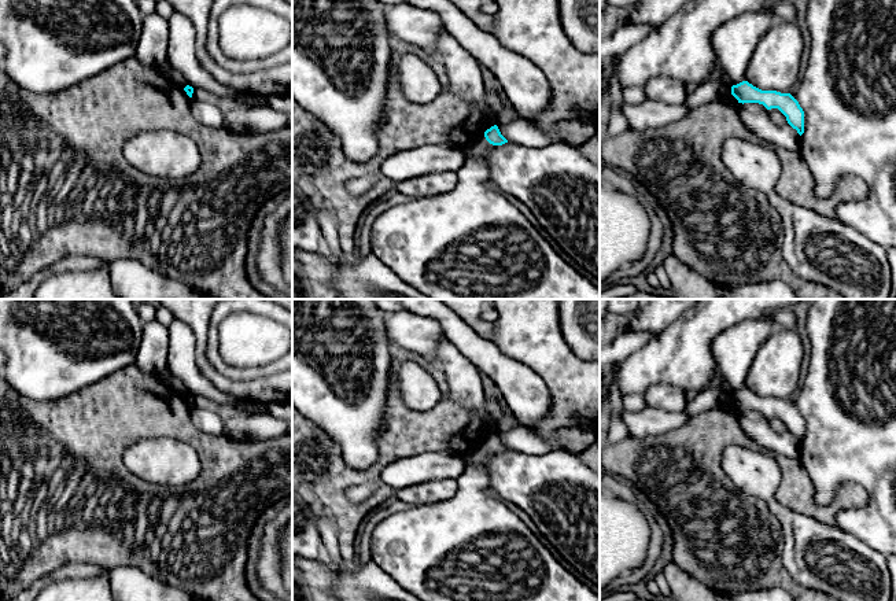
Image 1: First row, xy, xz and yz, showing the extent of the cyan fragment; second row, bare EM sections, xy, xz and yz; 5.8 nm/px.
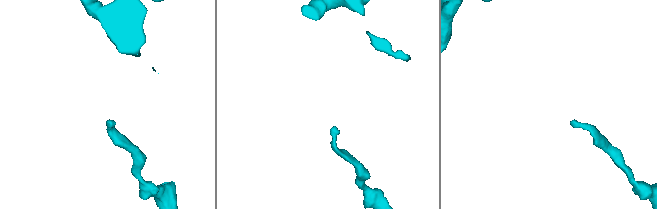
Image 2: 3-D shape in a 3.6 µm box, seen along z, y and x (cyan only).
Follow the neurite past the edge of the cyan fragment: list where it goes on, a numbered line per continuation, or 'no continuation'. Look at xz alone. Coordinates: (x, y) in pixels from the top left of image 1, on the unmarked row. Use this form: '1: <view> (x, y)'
no continuation

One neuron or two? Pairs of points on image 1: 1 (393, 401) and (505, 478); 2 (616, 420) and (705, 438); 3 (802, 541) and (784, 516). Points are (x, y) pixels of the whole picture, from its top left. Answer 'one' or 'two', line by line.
1: two
2: two
3: one

